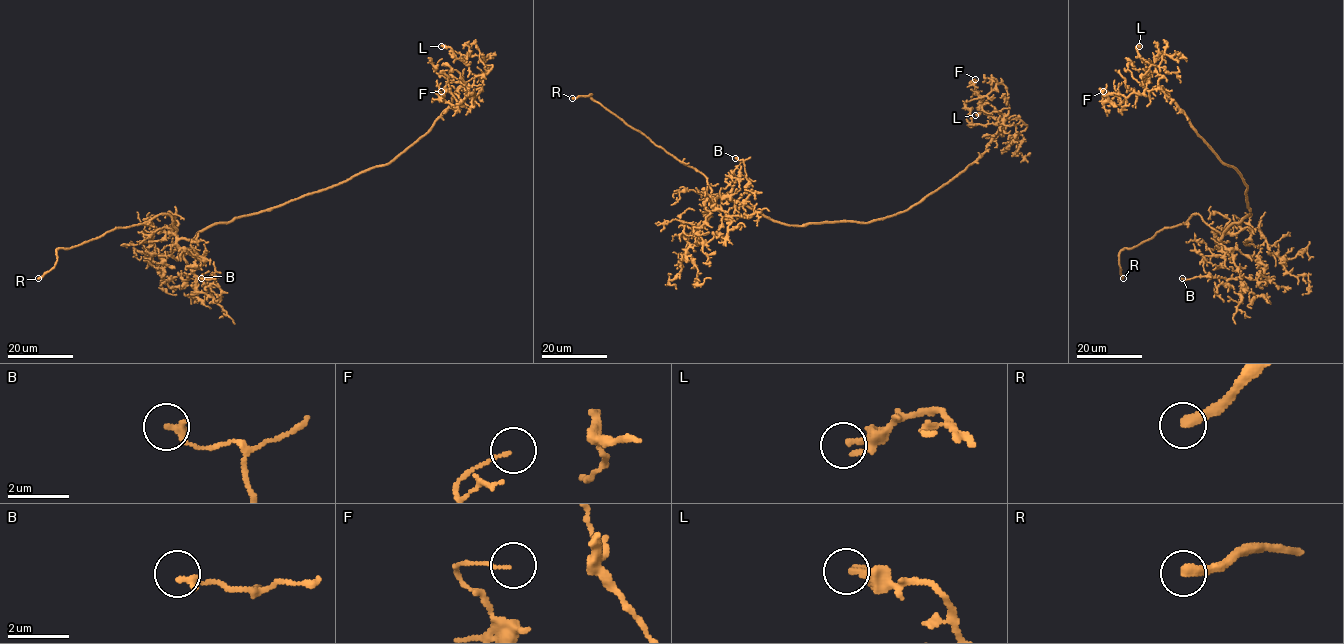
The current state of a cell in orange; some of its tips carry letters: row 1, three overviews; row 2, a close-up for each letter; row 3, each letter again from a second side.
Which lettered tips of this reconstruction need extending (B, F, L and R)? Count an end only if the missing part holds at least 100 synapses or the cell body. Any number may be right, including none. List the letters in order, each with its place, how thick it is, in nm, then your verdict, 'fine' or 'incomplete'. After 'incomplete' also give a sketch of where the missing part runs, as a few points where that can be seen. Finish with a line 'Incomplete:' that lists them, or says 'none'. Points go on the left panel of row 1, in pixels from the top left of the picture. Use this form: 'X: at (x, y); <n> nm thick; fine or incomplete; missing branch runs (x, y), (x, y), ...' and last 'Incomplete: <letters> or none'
B: at (201, 278); 240 nm thick; fine
F: at (441, 91); 90 nm thick; fine
L: at (441, 46); 300 nm thick; fine
R: at (38, 278); 360 nm thick; incomplete
Incomplete: R

